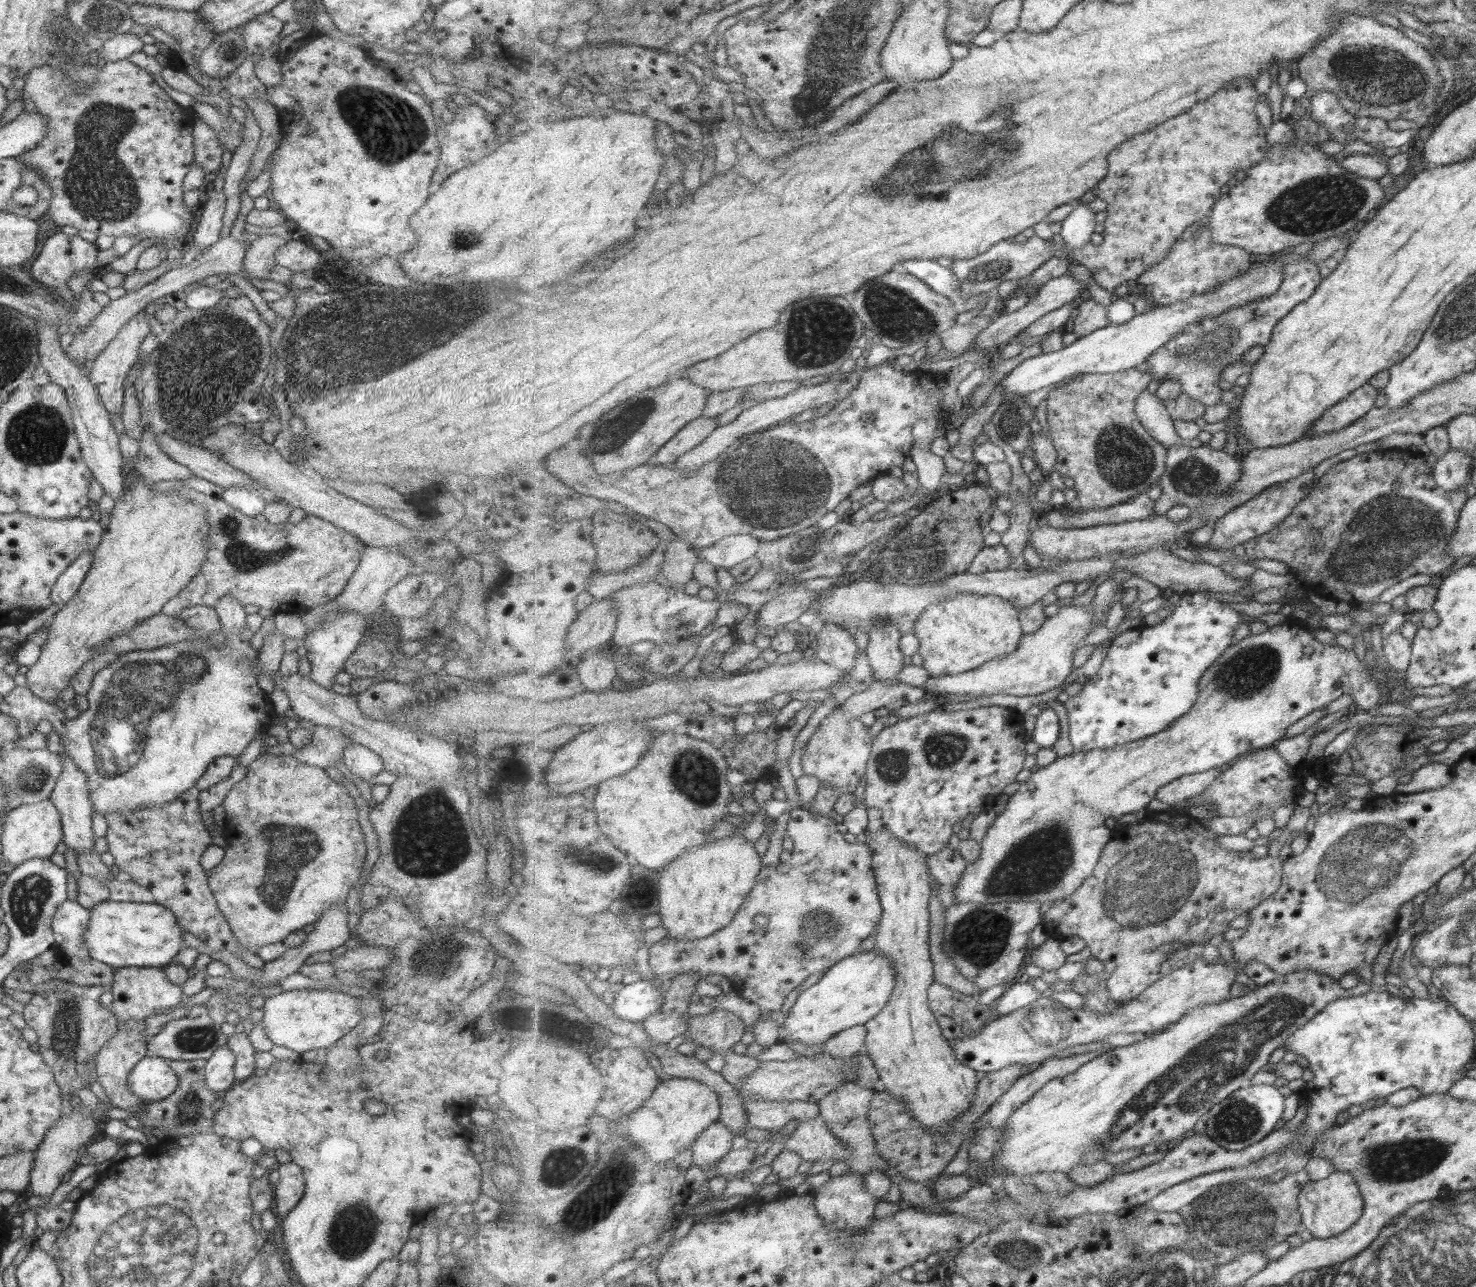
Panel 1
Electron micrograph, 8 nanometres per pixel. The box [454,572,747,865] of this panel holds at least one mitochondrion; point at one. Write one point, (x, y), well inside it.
(695, 776)

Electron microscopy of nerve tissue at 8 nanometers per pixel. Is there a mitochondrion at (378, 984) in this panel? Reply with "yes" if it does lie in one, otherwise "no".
no

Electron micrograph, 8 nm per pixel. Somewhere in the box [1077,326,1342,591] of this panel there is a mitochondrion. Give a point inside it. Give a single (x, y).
(1125, 461)

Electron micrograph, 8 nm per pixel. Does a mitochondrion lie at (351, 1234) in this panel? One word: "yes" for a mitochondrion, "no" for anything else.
yes

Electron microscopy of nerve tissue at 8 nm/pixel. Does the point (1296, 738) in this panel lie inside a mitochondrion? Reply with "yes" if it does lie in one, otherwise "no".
no

